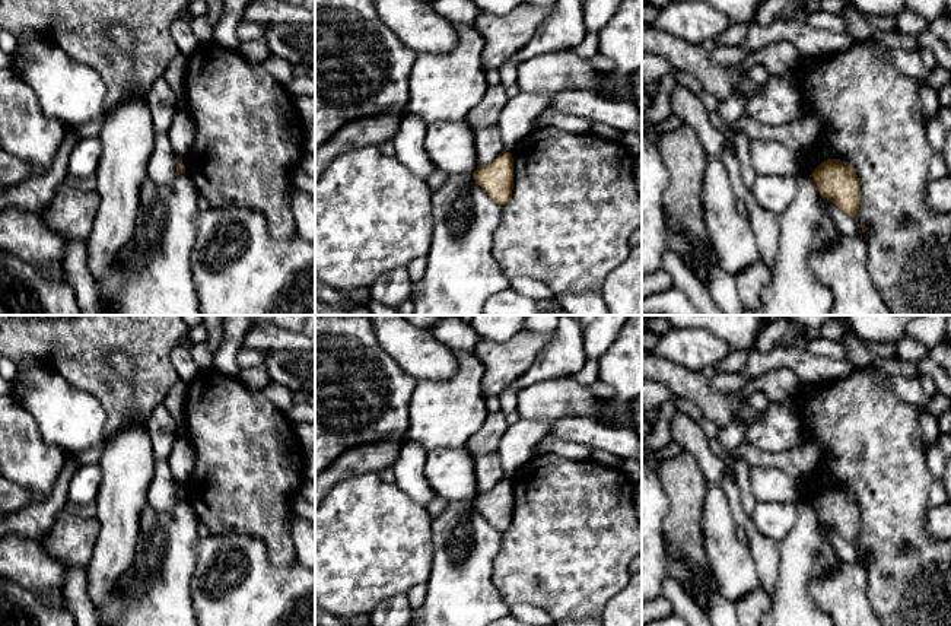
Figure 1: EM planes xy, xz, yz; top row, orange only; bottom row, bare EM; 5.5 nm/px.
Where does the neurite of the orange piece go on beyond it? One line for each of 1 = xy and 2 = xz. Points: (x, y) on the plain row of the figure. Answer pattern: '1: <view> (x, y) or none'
1: none
2: none

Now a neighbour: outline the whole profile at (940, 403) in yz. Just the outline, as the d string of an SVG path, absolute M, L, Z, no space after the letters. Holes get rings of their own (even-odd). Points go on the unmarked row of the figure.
M941 391L935 393L931 397L929 404L926 407L926 410L935 417L941 417L950 409L951 409L951 398L942 394Z

